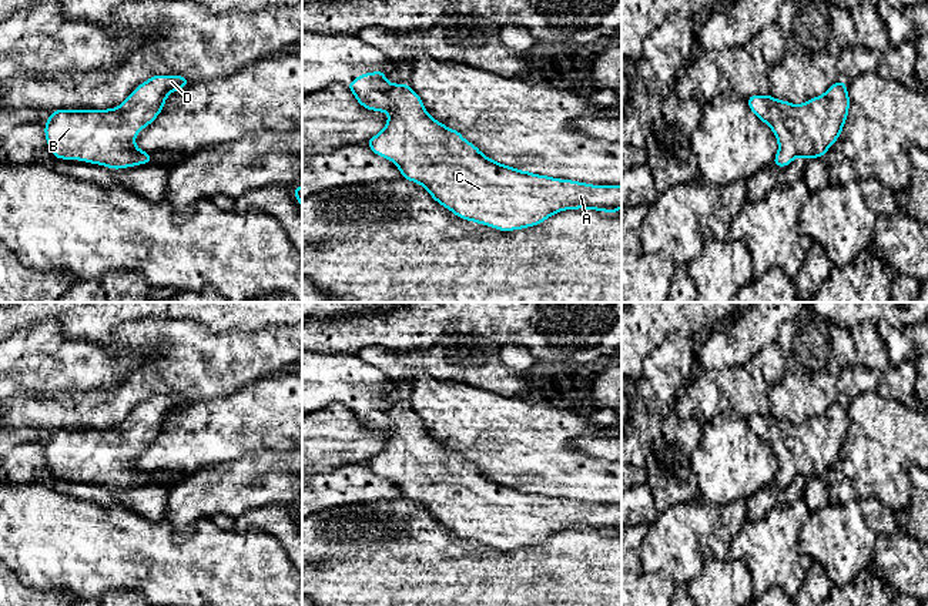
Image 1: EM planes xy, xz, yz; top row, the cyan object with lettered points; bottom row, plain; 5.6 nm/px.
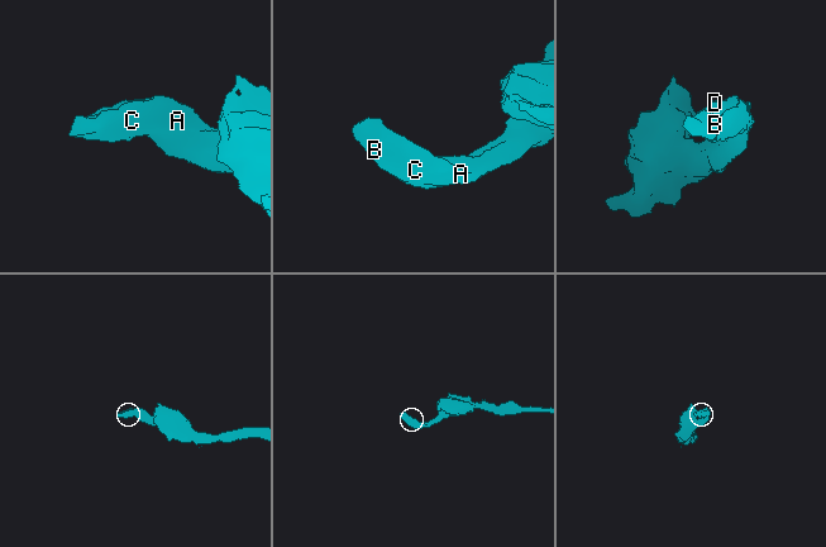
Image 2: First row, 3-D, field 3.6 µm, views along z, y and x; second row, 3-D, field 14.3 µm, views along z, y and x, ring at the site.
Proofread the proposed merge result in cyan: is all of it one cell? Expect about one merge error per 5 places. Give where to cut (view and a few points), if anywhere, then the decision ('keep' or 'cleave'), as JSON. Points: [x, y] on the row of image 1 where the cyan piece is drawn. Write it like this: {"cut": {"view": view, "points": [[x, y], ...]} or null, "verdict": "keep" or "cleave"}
{"cut": null, "verdict": "keep"}

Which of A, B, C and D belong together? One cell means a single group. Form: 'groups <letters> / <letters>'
groups A B C D

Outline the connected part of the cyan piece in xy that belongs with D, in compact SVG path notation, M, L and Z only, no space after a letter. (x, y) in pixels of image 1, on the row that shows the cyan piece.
M153 76L145 83L140 84L117 108L110 110L56 110L50 114L44 127L44 134L51 154L63 160L81 160L86 163L105 165L108 168L120 170L124 167L134 167L154 160L148 153L141 151L135 143L135 135L161 113L163 106L170 93L177 91L191 81L182 76Z

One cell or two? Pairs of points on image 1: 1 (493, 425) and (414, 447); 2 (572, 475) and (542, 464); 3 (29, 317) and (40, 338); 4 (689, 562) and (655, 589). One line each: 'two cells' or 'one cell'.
1: two cells
2: one cell
3: two cells
4: two cells

